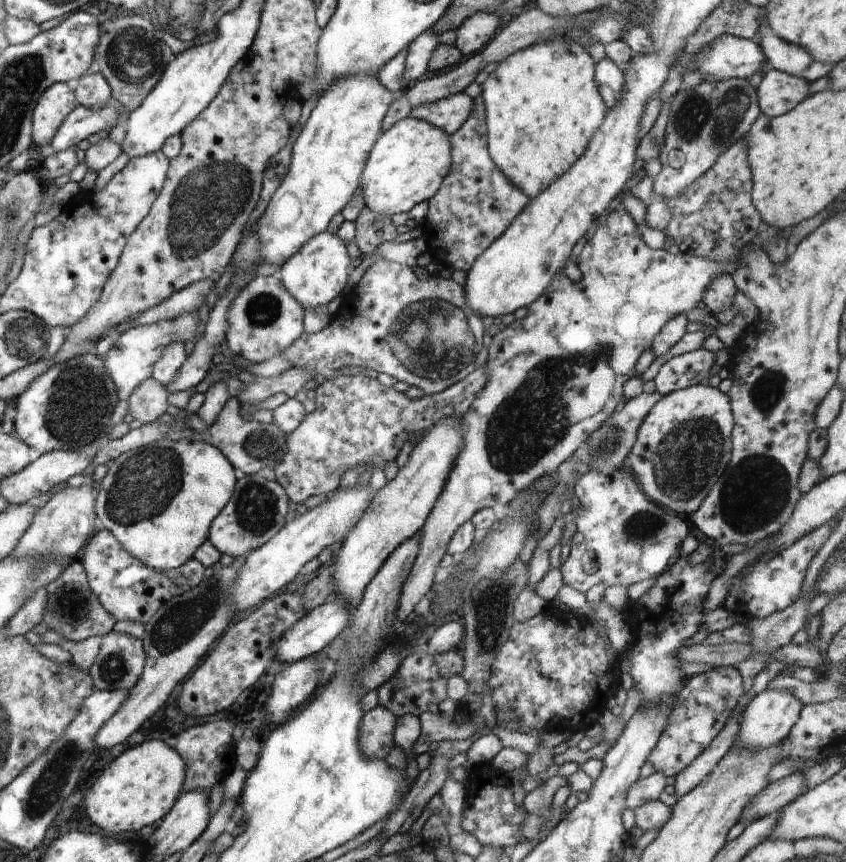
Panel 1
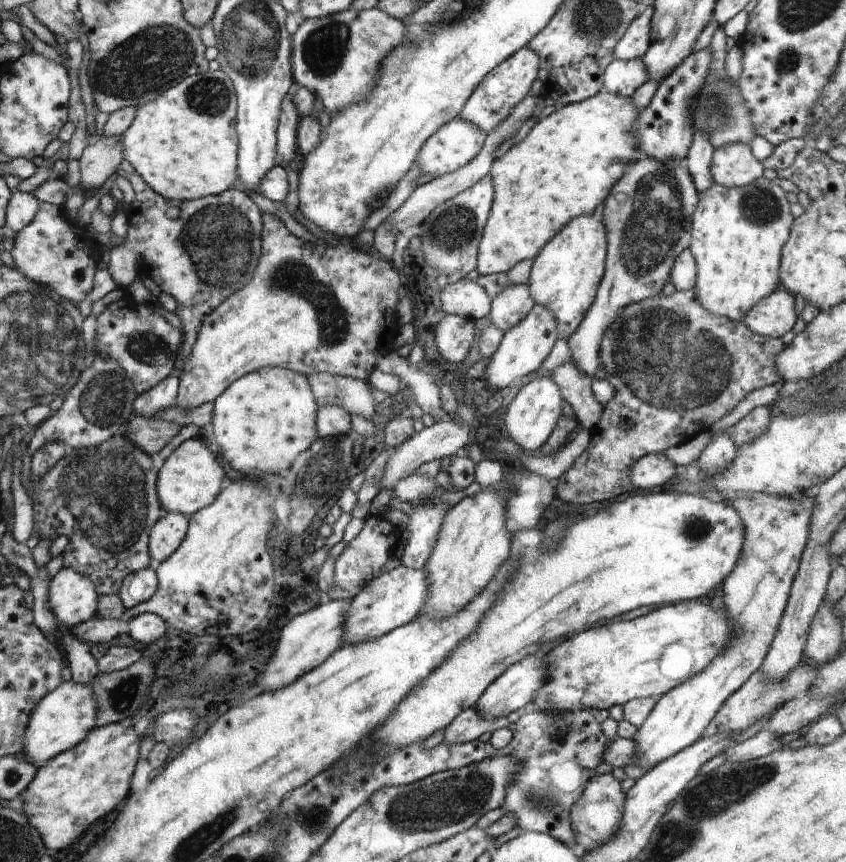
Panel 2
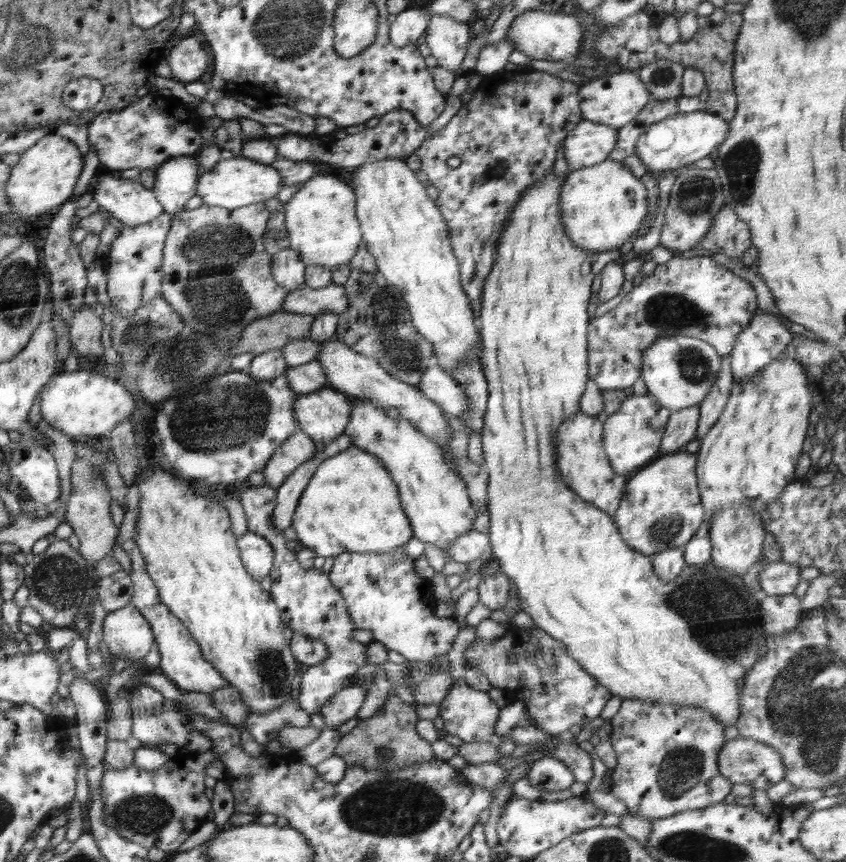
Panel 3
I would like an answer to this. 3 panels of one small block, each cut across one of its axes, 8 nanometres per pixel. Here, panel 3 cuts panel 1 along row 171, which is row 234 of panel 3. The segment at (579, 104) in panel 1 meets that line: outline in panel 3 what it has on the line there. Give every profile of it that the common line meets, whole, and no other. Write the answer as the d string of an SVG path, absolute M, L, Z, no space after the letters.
M554 171L542 175L538 183L530 185L522 194L518 205L510 211L506 227L498 239L496 258L490 274L486 277L483 286L483 297L478 322L480 323L480 340L482 343L482 363L484 363L484 376L488 387L486 413L483 416L482 452L484 452L484 467L489 474L488 479L488 515L490 517L489 538L491 550L496 564L510 581L514 581L517 588L517 600L521 610L528 613L535 626L547 632L552 638L562 641L566 645L566 652L577 660L582 669L596 678L604 688L614 696L632 700L654 700L660 704L674 704L674 706L694 706L706 708L723 728L736 725L740 718L740 688L744 686L746 674L760 660L761 654L766 650L766 642L762 635L762 621L758 618L758 604L761 596L750 595L748 587L744 584L742 575L730 573L724 567L714 565L710 561L704 567L685 564L676 579L664 583L654 572L652 559L649 556L628 547L618 533L613 517L602 509L580 499L572 489L568 488L561 479L557 468L558 446L555 444L558 426L570 415L580 412L579 403L586 390L588 381L588 351L587 332L591 320L588 314L588 304L592 298L592 282L596 274L612 261L618 261L623 256L618 249L610 251L588 251L575 247L572 239L566 235L566 227L562 223L560 211L562 184L566 174L556 174Z

